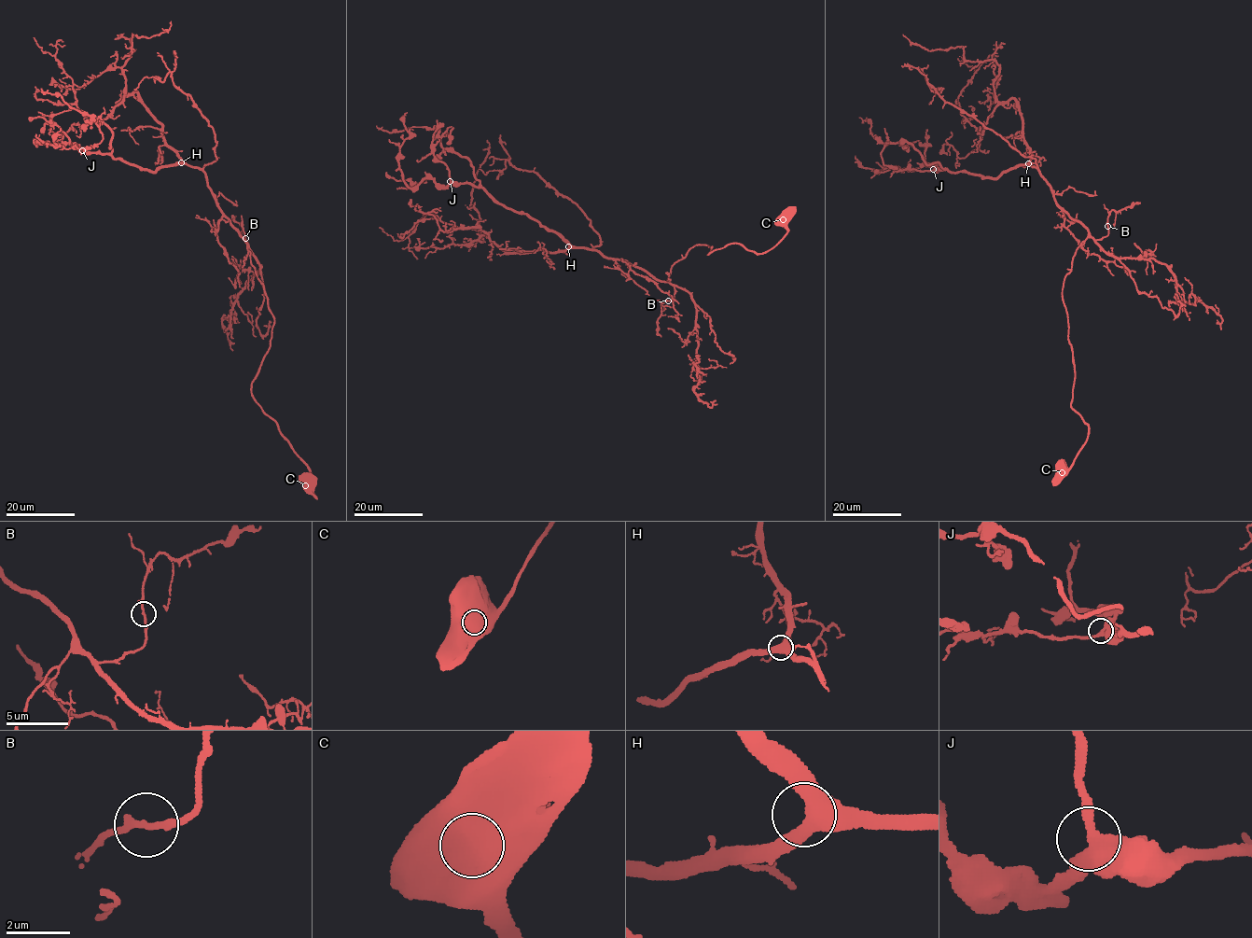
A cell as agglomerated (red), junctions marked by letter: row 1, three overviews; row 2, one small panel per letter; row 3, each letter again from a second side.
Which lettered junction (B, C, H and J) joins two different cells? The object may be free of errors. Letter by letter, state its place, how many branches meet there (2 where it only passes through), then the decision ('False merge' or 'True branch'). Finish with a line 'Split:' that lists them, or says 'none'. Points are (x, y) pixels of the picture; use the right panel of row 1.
B: Place: (1107, 226). Branches: 2. True branch
C: Place: (1062, 472). Branches: 1. True branch
H: Place: (1028, 163). Branches: 3. True branch
J: Place: (933, 169). Branches: 2. True branch
Split: none

